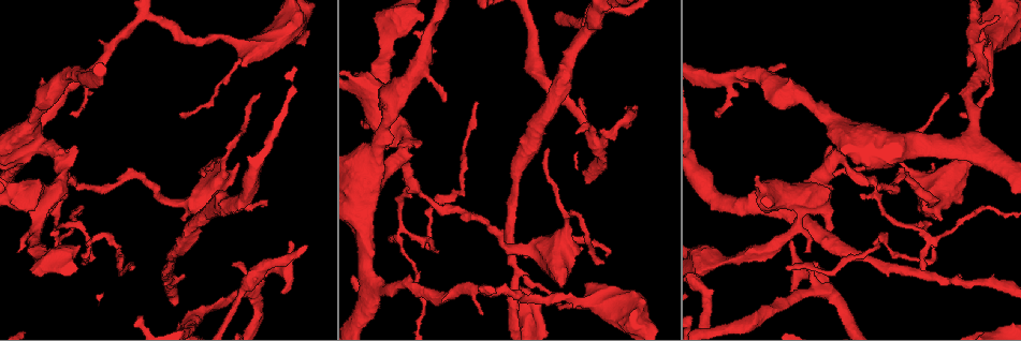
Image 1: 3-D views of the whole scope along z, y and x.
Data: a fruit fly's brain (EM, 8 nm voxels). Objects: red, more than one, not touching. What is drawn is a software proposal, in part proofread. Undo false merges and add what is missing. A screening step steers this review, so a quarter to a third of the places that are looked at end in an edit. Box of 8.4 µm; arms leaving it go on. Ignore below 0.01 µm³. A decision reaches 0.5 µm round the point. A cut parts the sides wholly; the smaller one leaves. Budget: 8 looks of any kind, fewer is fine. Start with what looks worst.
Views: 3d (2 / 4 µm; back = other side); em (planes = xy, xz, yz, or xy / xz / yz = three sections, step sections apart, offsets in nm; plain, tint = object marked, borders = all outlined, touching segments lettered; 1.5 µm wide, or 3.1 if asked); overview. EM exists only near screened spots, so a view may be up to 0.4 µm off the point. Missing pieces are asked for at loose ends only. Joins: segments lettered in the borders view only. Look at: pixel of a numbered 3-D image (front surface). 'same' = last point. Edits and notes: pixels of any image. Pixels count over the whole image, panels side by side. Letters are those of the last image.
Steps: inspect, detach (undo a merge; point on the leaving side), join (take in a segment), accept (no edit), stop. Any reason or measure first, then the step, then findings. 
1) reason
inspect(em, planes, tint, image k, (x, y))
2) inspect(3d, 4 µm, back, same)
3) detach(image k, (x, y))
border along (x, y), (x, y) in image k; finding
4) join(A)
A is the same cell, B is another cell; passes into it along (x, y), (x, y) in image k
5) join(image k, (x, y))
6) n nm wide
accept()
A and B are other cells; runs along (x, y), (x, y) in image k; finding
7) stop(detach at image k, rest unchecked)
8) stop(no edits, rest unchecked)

three arms meet
inspect(em, planes, borders, image 1, (595, 140))

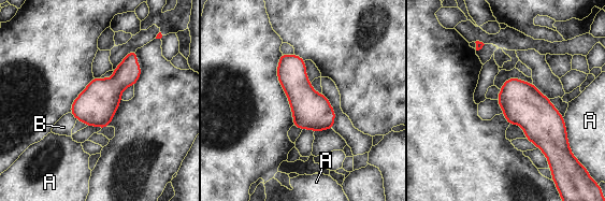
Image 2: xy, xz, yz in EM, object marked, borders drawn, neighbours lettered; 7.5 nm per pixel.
280 nm wide
accept()
A and B are other cells; border along (70, 112), (77, 119) in image 2; continuous, no second neuron

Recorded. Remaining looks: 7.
three arms meet
inspect(em, planes, plain, image 1, (953, 144))

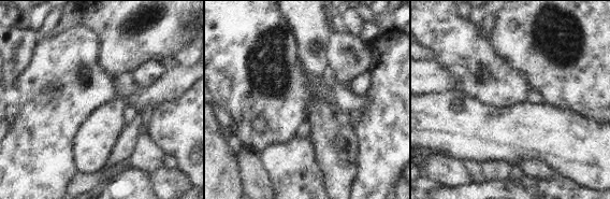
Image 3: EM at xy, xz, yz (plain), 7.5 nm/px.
inspect(em, planes, borders, same)

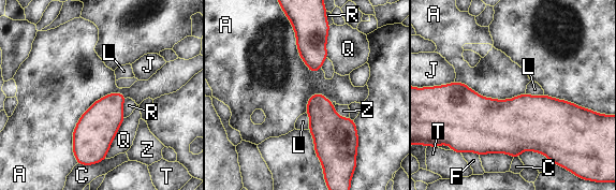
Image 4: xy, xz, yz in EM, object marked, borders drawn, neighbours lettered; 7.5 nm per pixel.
accept()
A, C, F, J, L, Q, R, T and Z are other cells; one neuron here

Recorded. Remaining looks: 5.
inspect(3d, 4 µm, back, image 1, (131, 265))

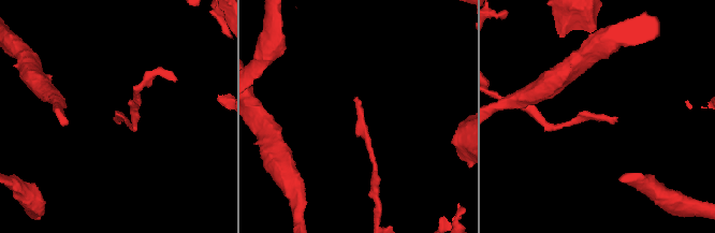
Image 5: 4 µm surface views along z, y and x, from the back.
inspect(em, xz, step 8, borders, image 5, (355, 97))

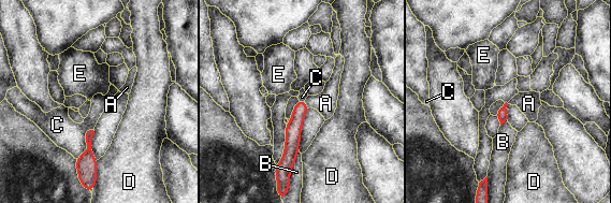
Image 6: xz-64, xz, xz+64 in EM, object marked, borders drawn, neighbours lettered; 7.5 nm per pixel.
another direction
inspect(em, planes, borders, same)

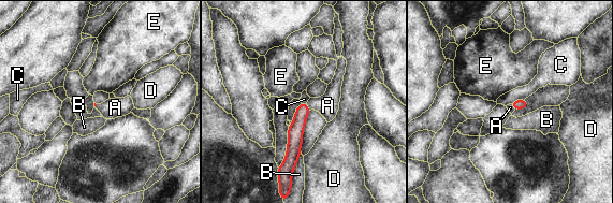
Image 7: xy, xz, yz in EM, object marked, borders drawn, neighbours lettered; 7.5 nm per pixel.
join(A)
A is the same cell, B, C, D and E are other cells; passes into it along (295, 130), (308, 106), (327, 105) in image 7; the neuron continues

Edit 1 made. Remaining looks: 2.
stop(join at image 7, rest unchecked)

